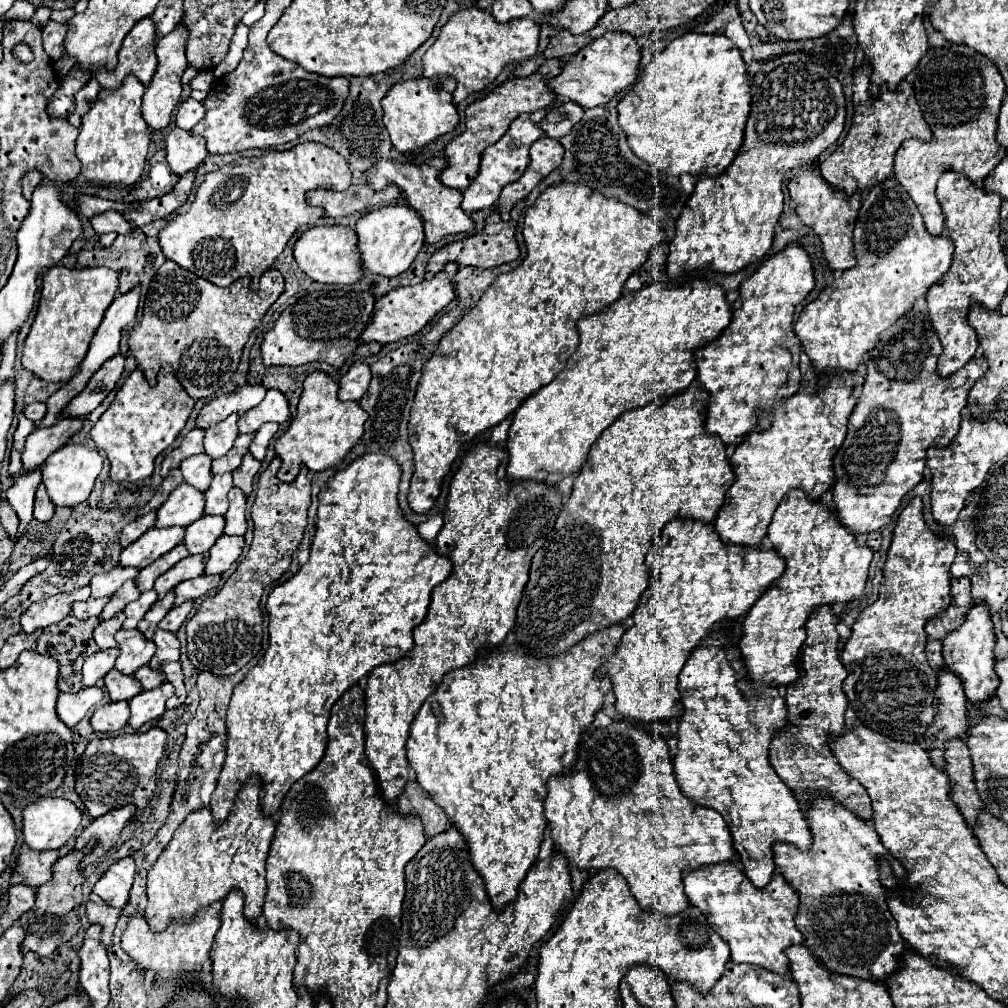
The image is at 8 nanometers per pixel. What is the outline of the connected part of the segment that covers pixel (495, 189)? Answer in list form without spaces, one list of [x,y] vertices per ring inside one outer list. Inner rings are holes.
[[[519,116],[511,122],[509,130],[505,132],[505,136],[501,140],[497,140],[495,144],[491,144],[489,148],[483,150],[481,154],[481,164],[479,164],[479,174],[477,178],[469,184],[469,188],[463,192],[463,210],[467,214],[477,212],[477,210],[485,210],[489,206],[493,206],[503,190],[503,186],[515,182],[525,168],[529,166],[529,148],[535,140],[539,140],[541,136],[545,136],[545,132],[541,132],[541,126],[531,122],[527,116]]]

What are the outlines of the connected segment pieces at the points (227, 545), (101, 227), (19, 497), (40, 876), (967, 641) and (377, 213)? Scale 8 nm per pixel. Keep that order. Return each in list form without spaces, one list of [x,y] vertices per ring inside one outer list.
[[[223,534],[217,544],[209,550],[209,562],[205,566],[205,574],[223,574],[231,568],[231,564],[241,556],[245,546],[243,536],[227,536]]]
[[[109,210],[101,216],[91,218],[91,224],[95,228],[97,234],[105,234],[105,232],[117,232],[117,234],[129,234],[133,232],[133,224],[129,224],[121,214],[117,214],[115,210]]]
[[[37,466],[35,472],[21,472],[21,476],[15,478],[15,484],[7,490],[7,500],[19,516],[19,536],[23,534],[25,526],[33,520],[33,500],[39,482],[41,466]]]
[[[23,846],[19,852],[19,862],[15,872],[23,878],[21,882],[31,886],[31,888],[39,888],[45,882],[51,880],[51,868],[57,862],[59,854],[55,850],[47,850],[47,852],[35,852],[29,846]]]
[[[977,604],[971,608],[965,624],[951,632],[943,640],[943,660],[945,666],[961,680],[965,696],[971,704],[985,704],[995,696],[999,676],[995,674],[995,634],[993,634],[993,624],[989,618],[989,612],[983,604]]]
[[[407,204],[383,206],[383,208],[375,208],[363,214],[361,220],[355,224],[355,232],[359,236],[363,268],[367,272],[389,276],[389,278],[405,272],[425,242],[425,230],[421,224],[421,216],[413,212],[413,208],[409,208]]]

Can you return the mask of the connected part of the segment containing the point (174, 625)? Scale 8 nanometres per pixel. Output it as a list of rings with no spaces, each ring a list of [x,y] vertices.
[[[185,602],[185,604],[181,604],[181,606],[173,606],[173,608],[169,610],[169,614],[159,622],[159,628],[169,630],[169,632],[177,632],[179,626],[181,626],[181,624],[185,622],[185,618],[189,616],[191,608],[193,608],[193,602]]]

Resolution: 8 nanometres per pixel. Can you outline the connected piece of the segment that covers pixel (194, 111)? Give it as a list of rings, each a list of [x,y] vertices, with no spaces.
[[[187,98],[185,102],[181,102],[177,116],[175,116],[175,124],[183,130],[193,130],[195,124],[199,124],[205,118],[205,108],[201,102]]]

